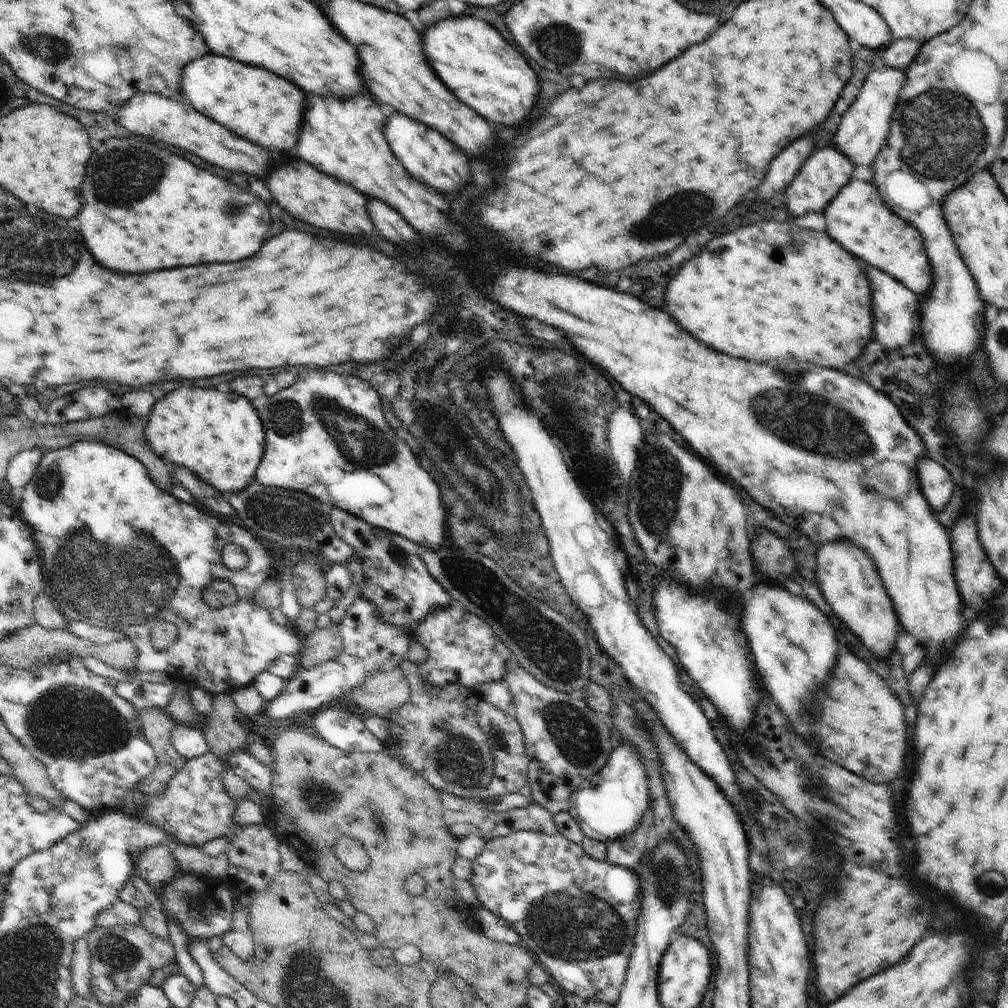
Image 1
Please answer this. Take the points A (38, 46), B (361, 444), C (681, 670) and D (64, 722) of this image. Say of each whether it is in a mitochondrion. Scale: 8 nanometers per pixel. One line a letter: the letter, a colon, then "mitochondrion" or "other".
A: mitochondrion
B: mitochondrion
C: other
D: mitochondrion

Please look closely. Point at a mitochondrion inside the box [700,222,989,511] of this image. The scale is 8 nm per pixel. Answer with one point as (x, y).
(850, 440)

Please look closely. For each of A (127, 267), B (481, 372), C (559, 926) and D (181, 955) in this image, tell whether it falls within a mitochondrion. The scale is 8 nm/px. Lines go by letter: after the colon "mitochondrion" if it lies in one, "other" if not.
A: other
B: other
C: mitochondrion
D: other

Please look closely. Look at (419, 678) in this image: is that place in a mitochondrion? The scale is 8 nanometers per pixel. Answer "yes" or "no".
no

